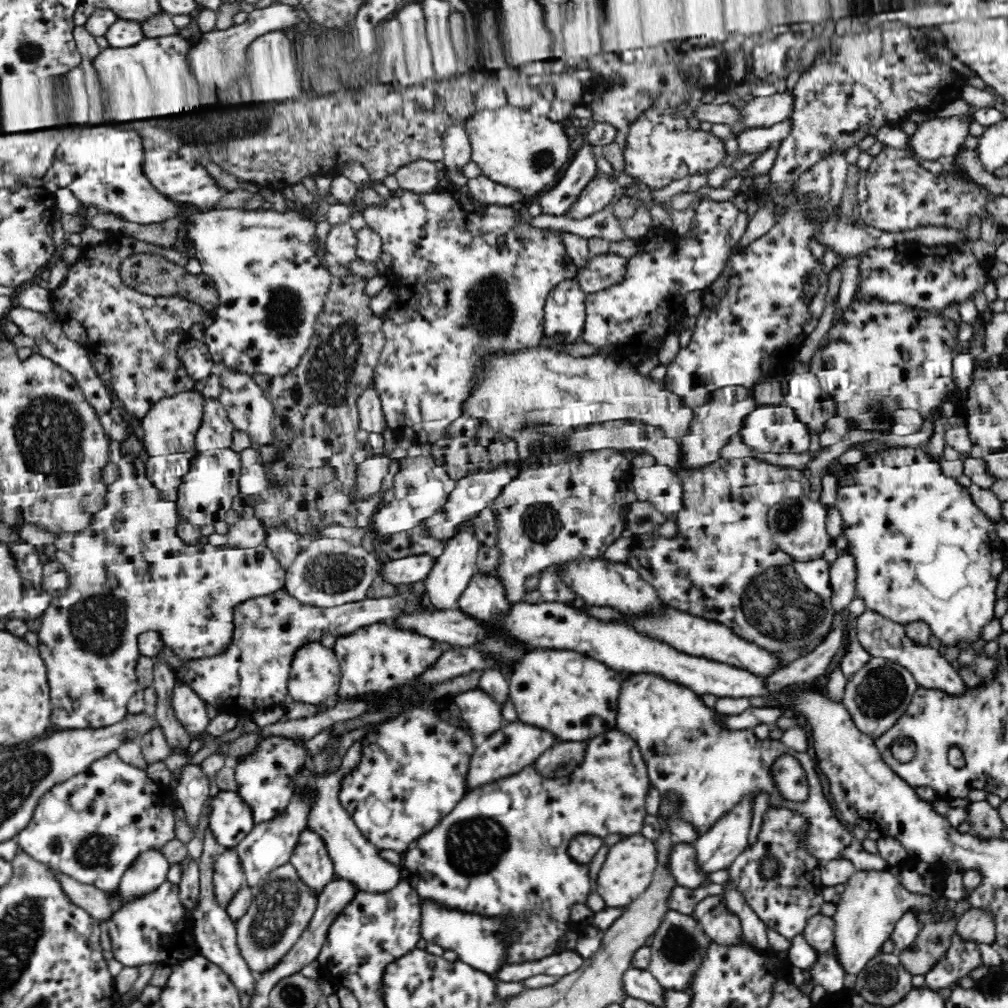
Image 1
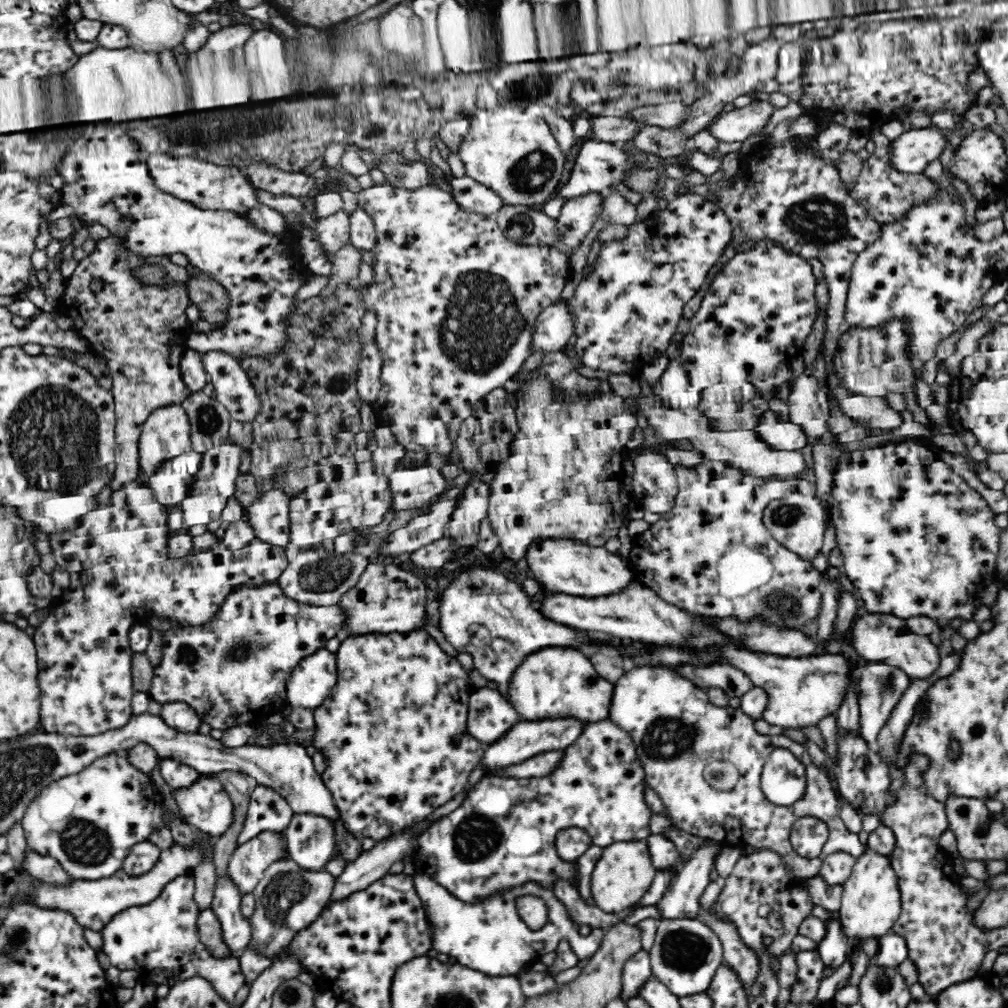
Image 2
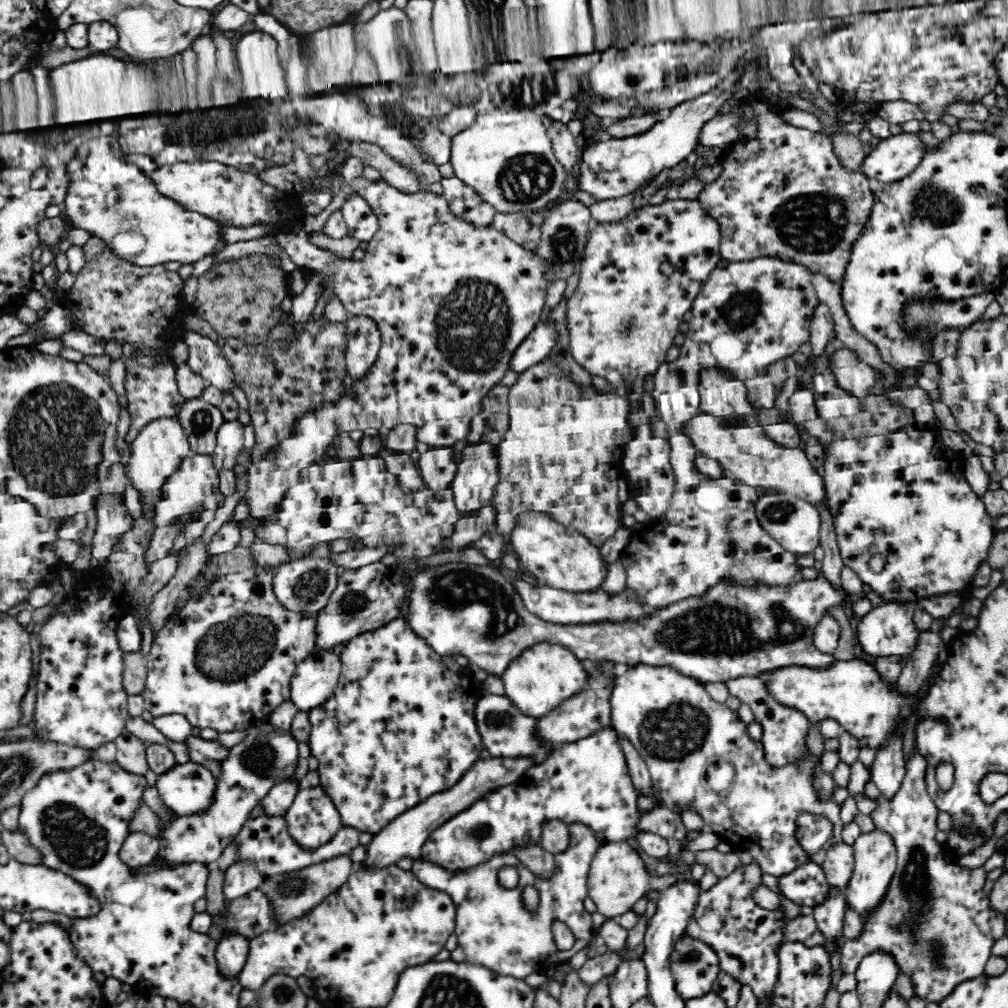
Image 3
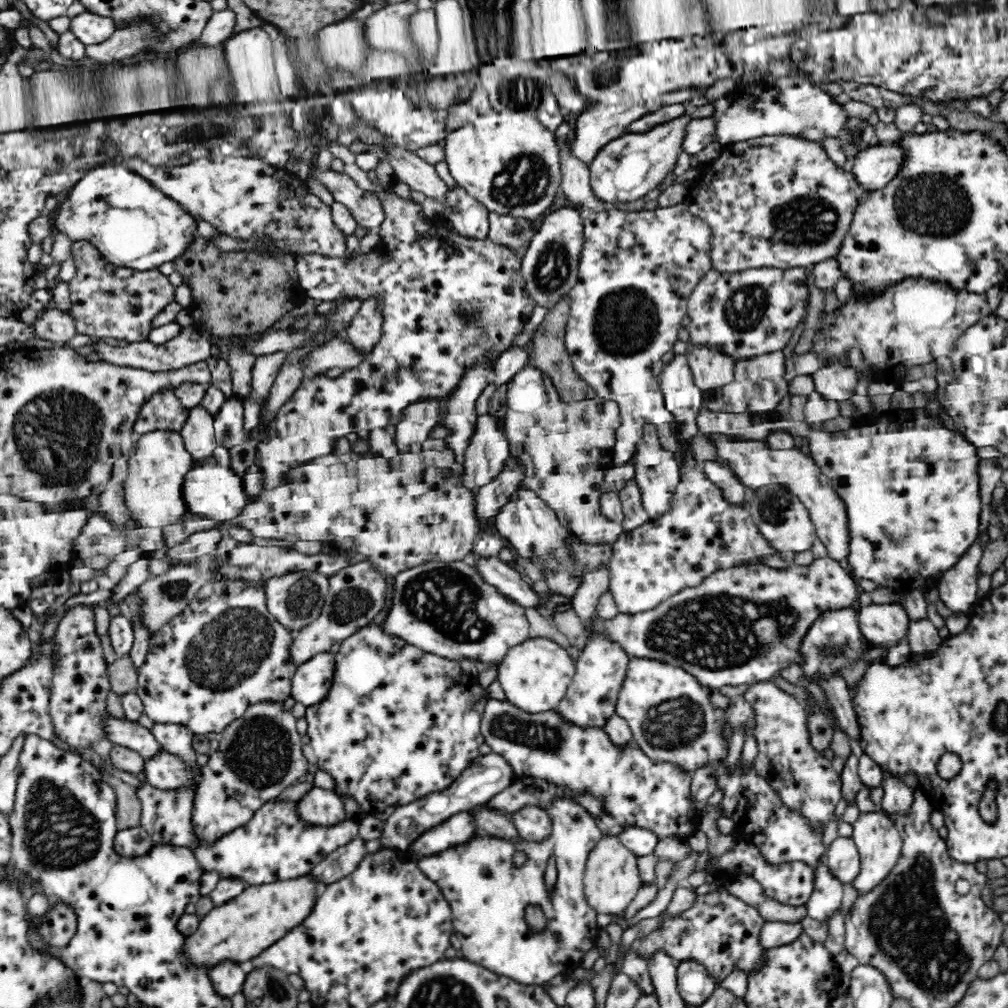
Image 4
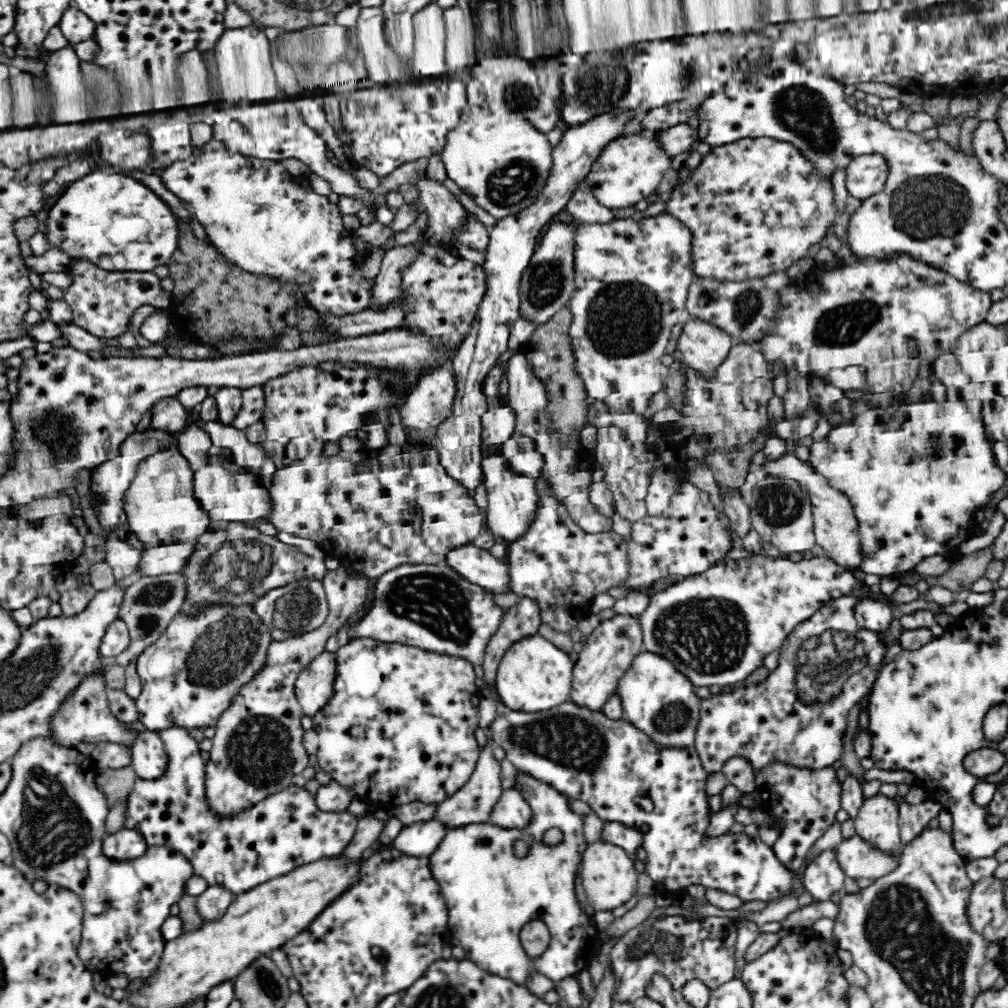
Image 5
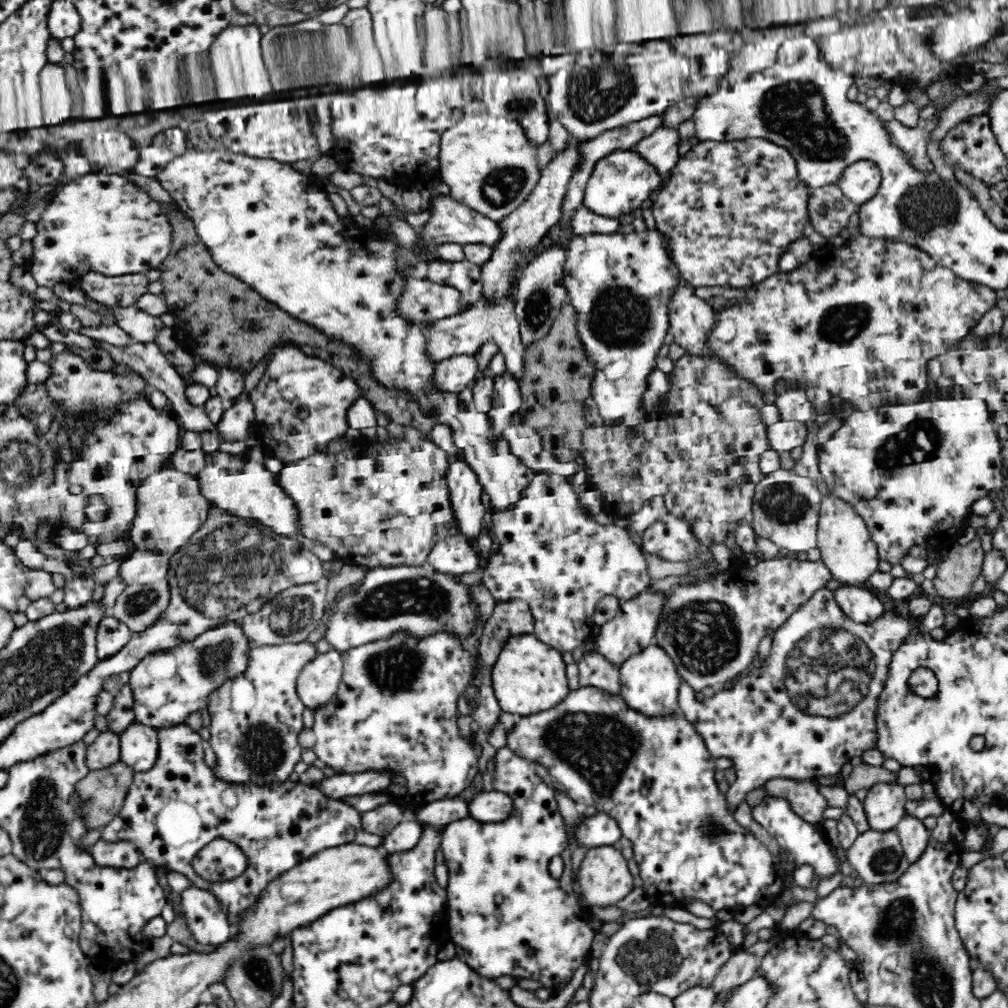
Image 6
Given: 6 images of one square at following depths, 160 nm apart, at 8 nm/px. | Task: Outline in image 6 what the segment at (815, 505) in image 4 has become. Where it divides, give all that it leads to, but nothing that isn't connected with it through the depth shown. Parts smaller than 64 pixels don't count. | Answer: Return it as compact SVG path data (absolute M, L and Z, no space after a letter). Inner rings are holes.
M832 494L826 495L820 505L817 548L821 552L820 561L828 568L832 579L843 585L861 586L879 570L880 552L865 520L853 506Z

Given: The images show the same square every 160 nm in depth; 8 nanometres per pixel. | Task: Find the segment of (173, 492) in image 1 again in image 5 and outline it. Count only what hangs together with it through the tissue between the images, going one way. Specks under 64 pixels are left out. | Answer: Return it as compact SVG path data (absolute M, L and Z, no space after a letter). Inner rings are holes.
M224 452L209 456L207 464L202 469L195 470L193 481L195 497L201 502L211 521L253 524L263 519L269 522L269 514L273 509L269 488L262 486L256 474L239 467L232 457Z

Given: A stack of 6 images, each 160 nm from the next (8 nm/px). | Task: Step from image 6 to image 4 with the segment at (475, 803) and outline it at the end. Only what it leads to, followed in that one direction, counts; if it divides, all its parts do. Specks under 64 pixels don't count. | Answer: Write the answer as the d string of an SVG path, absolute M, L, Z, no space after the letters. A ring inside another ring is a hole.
M526 804L508 816L518 836L526 840L544 840L552 833L552 819L543 808Z

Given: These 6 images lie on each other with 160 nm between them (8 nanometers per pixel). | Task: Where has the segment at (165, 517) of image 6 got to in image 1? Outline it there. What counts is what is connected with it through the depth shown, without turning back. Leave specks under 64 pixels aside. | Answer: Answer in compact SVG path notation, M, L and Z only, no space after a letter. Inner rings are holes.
M182 391L159 400L140 421L143 430L141 447L148 457L184 453L195 448L195 436L203 418L203 396L196 391Z

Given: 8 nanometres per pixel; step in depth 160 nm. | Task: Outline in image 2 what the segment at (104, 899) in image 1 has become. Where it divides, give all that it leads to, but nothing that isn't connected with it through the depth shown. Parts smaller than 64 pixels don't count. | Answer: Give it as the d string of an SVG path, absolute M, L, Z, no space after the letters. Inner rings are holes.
M28 848L24 850L24 862L20 864L23 870L27 870L30 876L39 878L43 882L53 882L54 884L68 884L71 876L66 874L62 869L62 865L52 857L41 856L33 850Z

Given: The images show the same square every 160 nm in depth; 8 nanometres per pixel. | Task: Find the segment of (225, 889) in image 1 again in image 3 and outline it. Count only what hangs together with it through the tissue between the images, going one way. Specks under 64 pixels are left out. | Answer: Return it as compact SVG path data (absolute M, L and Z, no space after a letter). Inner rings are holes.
M226 935L217 942L215 950L216 963L220 969L220 975L226 979L239 978L248 956L249 942L242 935Z

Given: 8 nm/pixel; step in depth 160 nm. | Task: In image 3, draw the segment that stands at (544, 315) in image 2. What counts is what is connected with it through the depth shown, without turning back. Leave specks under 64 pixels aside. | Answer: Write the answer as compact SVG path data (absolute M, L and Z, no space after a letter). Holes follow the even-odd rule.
M538 323L522 341L508 362L508 370L520 374L533 364L545 361L556 340L556 331L548 323Z

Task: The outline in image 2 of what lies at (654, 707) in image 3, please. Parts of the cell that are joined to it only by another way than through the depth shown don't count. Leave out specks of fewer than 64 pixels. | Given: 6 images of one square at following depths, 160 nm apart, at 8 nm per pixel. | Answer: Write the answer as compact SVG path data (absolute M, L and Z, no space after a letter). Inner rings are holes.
M629 665L627 671L615 683L615 694L609 709L609 719L632 737L632 743L634 743L636 754L642 763L647 784L662 799L666 812L676 828L702 839L710 838L712 841L728 842L730 846L741 849L752 846L753 852L762 849L772 850L774 853L778 853L780 859L786 863L788 873L795 874L796 877L802 879L819 874L824 858L830 854L841 850L841 852L859 858L860 854L866 850L866 845L860 843L858 835L850 832L842 820L838 796L832 788L828 774L816 767L804 745L794 743L789 747L789 751L804 765L804 771L806 771L804 796L790 806L778 806L770 802L761 789L761 774L768 755L775 749L771 736L756 732L755 721L744 714L742 709L732 708L729 704L723 707L714 705L702 688L698 688L684 676L676 674L674 670L650 668L650 666L632 670ZM710 758L712 760L728 760L738 766L740 780L732 790L728 790L728 792L716 790L702 778L702 768L706 766L706 762ZM800 816L815 816L826 822L830 829L830 836L824 844L820 856L816 858L801 857L789 841L793 823Z

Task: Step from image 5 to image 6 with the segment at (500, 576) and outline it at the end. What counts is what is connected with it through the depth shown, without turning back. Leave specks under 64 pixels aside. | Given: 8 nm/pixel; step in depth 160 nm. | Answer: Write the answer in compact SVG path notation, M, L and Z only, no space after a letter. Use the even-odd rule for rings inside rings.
M456 534L434 542L426 565L444 575L462 575L484 569L486 562L479 558L470 540L462 534Z

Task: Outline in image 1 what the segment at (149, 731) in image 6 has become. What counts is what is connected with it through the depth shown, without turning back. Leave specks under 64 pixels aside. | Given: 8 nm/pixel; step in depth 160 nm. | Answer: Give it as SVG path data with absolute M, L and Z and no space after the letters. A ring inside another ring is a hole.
M220 790L215 796L208 796L204 808L208 832L227 849L234 848L255 828L252 809L238 792Z

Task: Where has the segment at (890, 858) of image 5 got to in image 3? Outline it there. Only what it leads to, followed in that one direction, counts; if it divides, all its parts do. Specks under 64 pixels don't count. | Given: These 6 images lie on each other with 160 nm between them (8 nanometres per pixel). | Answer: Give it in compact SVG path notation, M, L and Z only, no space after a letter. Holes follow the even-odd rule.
M838 842L827 850L824 862L821 864L826 880L831 886L844 889L850 882L855 865L852 845Z

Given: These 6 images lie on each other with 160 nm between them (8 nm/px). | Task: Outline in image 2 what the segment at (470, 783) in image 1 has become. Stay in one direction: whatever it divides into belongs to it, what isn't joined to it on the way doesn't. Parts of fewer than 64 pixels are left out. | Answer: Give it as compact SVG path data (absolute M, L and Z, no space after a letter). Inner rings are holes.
M573 717L548 718L540 721L522 720L512 726L502 738L486 746L481 752L481 761L486 766L487 773L487 770L506 769L511 765L518 765L519 762L527 761L536 754L563 751L576 742L584 728L584 722Z

